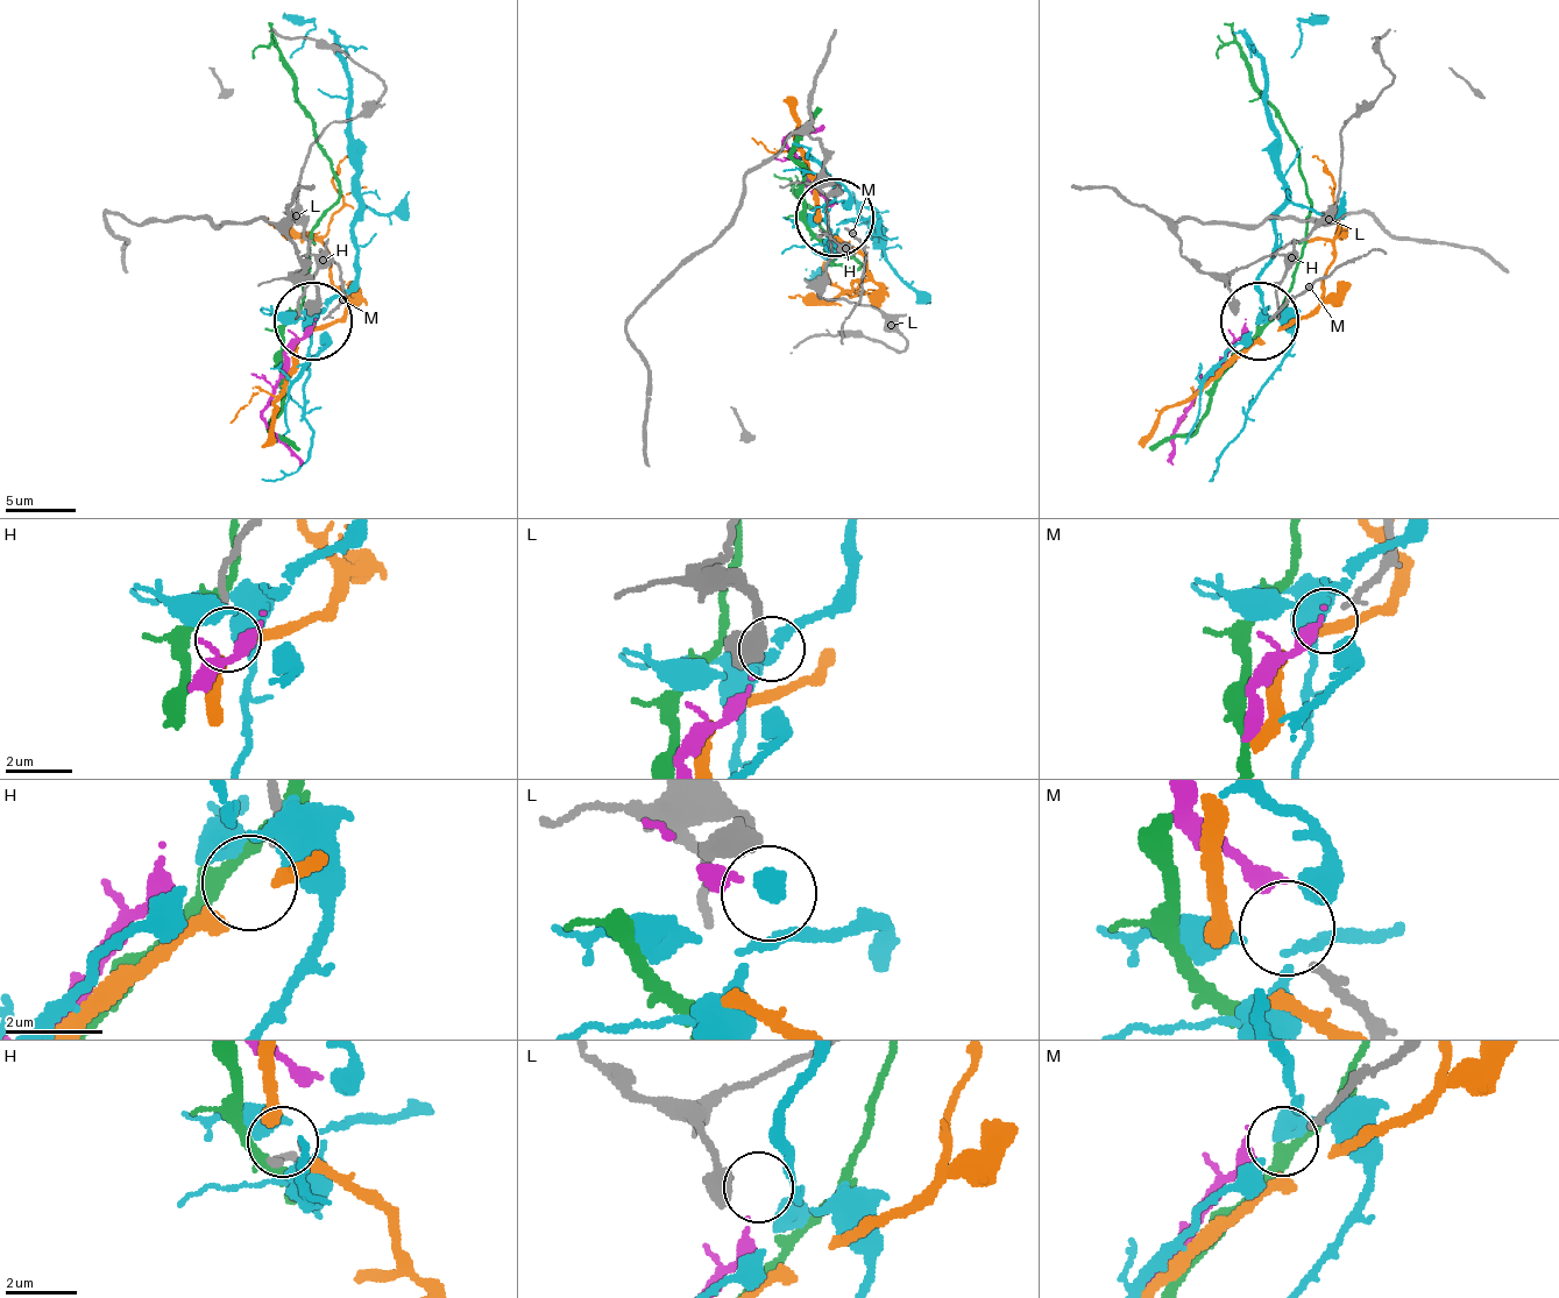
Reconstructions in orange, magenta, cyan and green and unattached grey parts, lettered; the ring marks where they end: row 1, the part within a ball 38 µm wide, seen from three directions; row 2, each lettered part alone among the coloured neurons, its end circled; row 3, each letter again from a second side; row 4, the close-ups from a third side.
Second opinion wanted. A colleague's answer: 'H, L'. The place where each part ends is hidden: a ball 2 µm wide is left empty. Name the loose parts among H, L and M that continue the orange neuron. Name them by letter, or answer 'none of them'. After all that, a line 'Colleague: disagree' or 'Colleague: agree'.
H
Colleague: disagree

